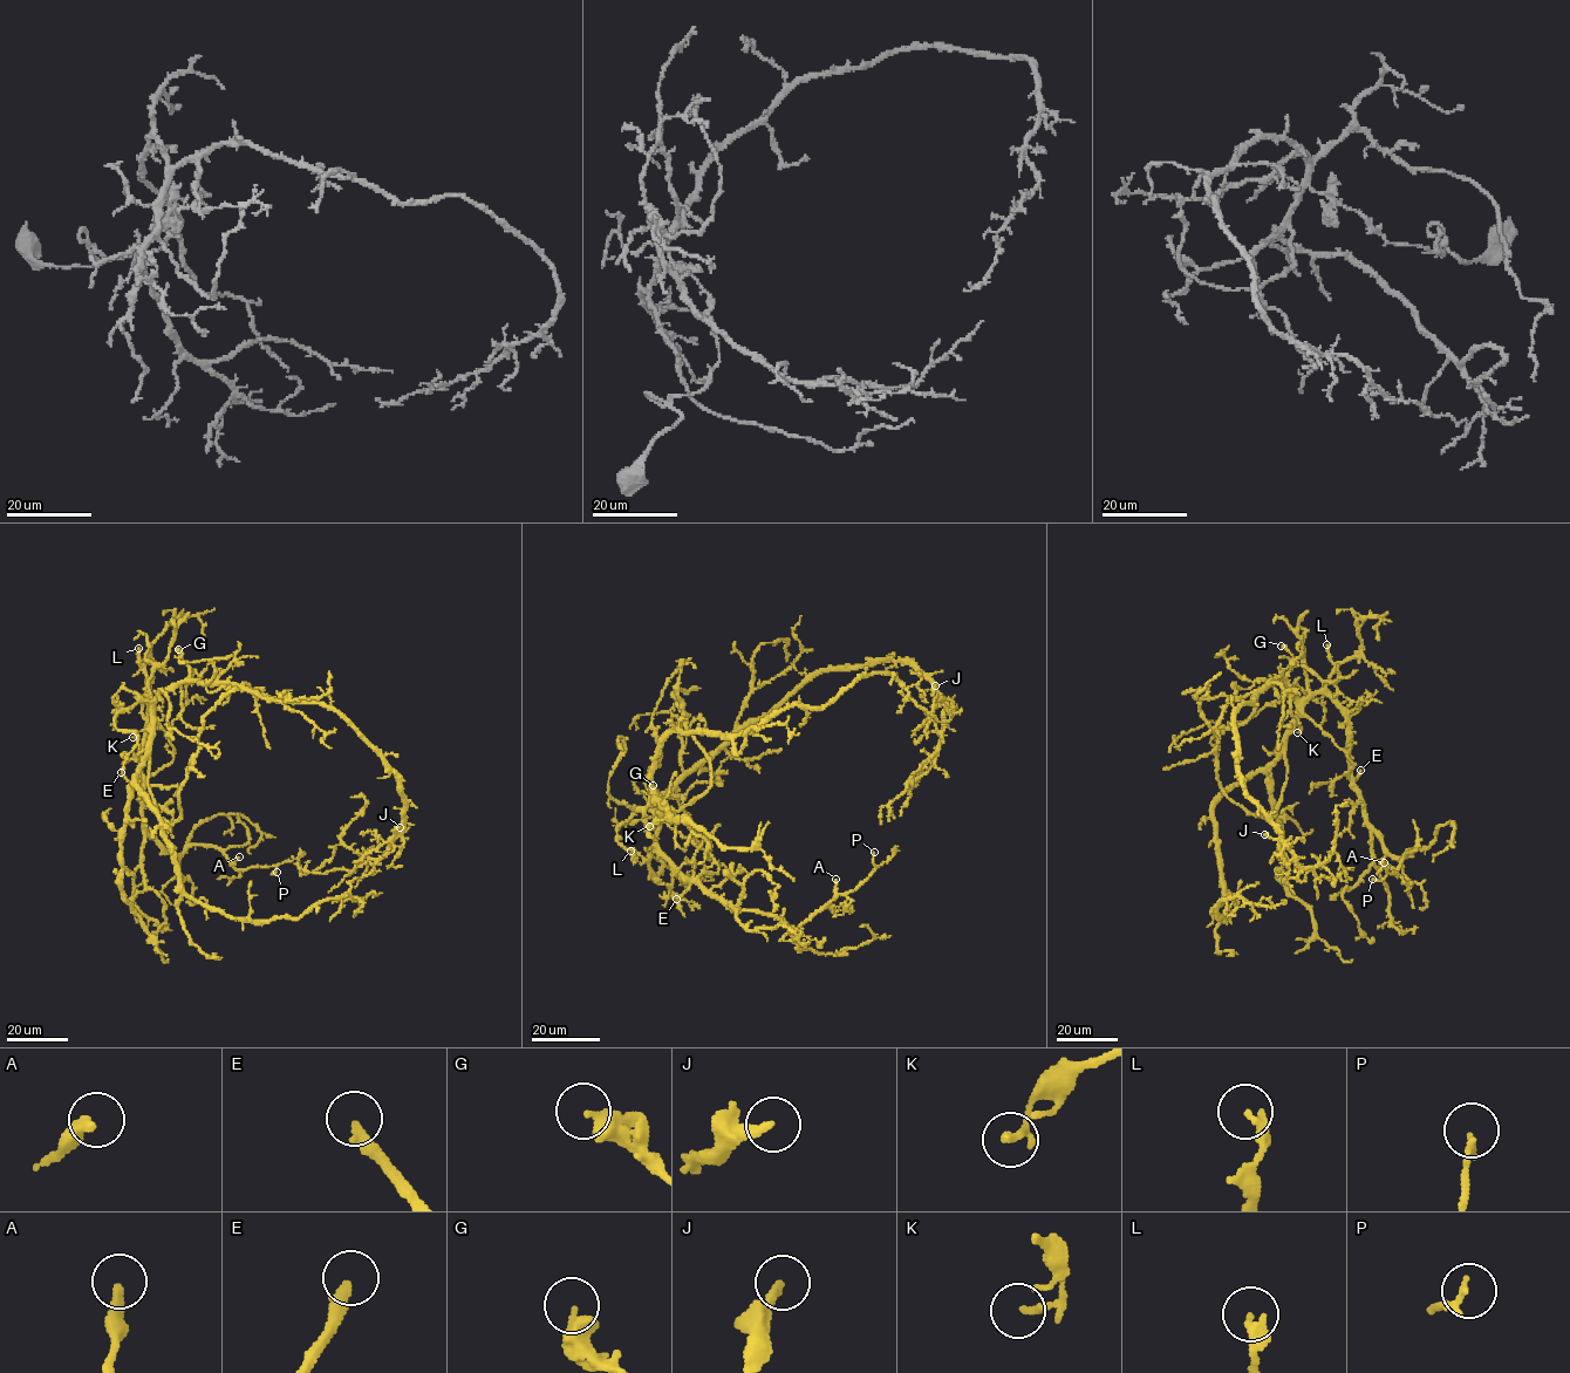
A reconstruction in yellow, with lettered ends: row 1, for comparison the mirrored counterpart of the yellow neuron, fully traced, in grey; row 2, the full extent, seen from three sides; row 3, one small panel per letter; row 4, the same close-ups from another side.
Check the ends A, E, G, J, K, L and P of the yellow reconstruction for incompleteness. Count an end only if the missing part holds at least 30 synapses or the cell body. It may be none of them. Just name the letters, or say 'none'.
E

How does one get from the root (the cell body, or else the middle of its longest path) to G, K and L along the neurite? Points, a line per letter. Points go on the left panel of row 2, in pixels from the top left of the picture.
G: (164, 691), (188, 678), (189, 668), (178, 649)
K: (164, 691), (152, 704), (150, 725), (132, 737)
L: (164, 691), (151, 701), (138, 648)

